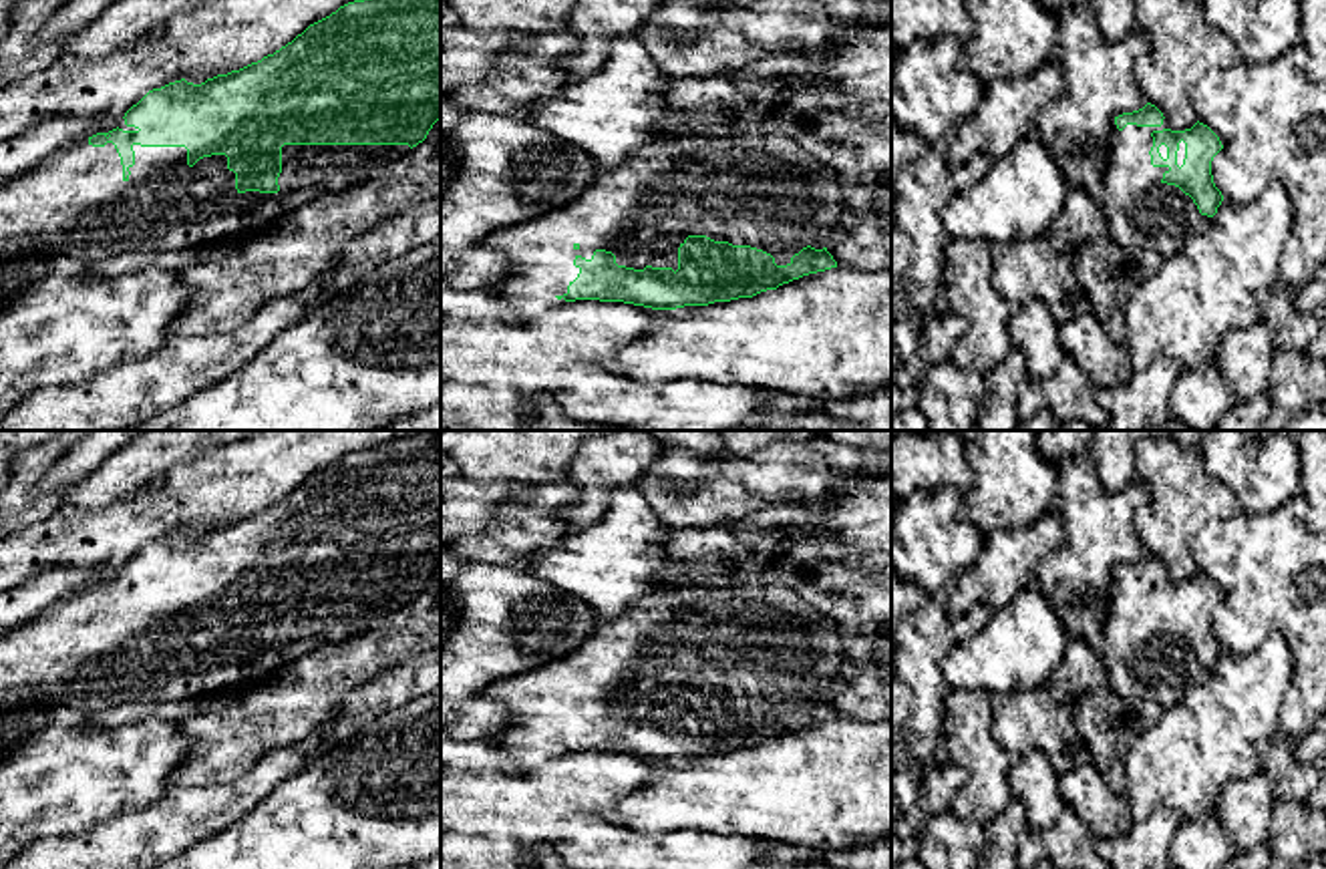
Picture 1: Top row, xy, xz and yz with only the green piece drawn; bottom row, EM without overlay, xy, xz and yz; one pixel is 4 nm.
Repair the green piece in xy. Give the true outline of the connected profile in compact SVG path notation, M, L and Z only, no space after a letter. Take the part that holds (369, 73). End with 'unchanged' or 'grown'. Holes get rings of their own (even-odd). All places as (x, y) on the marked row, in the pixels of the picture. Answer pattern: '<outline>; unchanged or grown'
M354 0L340 6L330 16L310 24L292 42L252 62L239 70L217 74L201 84L185 78L149 91L133 105L117 129L82 137L66 145L42 165L22 173L18 179L0 189L0 262L22 255L68 255L82 266L91 266L123 251L179 251L199 249L215 241L264 229L274 219L292 213L330 193L348 191L364 183L374 171L388 161L398 159L423 143L441 121L441 0Z; grown

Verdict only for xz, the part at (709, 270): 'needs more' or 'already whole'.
needs more

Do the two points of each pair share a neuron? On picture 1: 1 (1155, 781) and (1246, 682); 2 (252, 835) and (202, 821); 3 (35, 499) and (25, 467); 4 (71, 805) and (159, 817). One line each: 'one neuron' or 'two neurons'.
1: one neuron
2: two neurons
3: one neuron
4: two neurons

